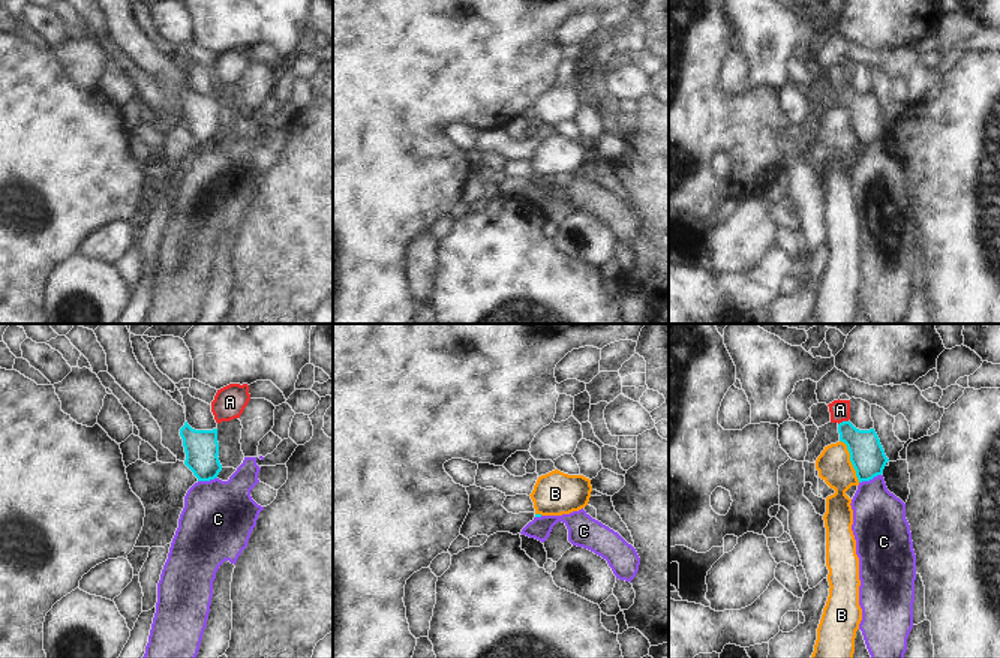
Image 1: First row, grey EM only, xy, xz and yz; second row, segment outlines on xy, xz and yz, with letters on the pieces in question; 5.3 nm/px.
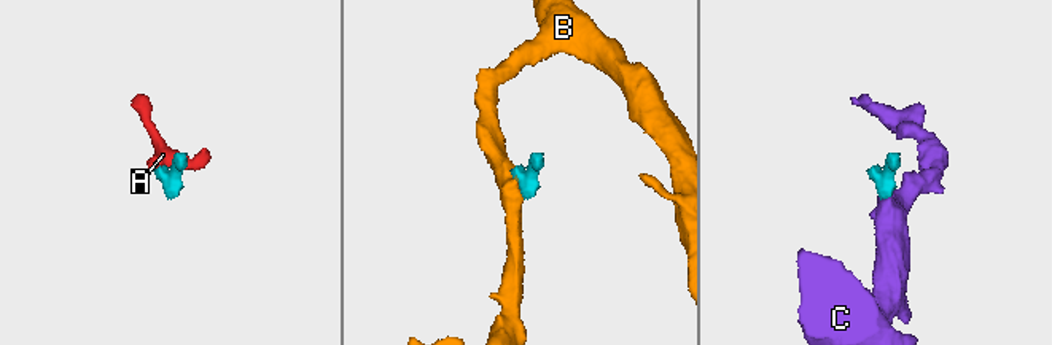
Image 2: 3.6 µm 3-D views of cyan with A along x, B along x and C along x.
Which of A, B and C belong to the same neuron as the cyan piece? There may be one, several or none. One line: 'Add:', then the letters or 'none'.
Add: A

